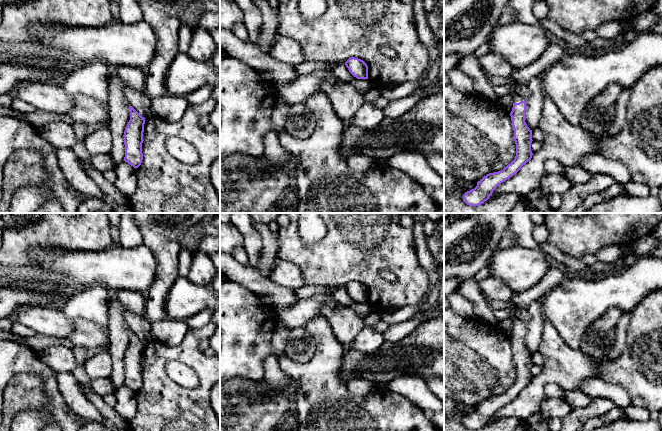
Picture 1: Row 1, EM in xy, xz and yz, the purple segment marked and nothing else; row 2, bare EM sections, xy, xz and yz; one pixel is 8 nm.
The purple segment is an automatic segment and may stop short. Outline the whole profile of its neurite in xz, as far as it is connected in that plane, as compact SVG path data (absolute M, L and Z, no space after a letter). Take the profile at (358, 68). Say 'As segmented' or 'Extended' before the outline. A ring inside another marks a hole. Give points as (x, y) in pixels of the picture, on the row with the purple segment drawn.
As segmented. M351 57L345 62L345 65L357 79L368 79L368 66L363 60Z

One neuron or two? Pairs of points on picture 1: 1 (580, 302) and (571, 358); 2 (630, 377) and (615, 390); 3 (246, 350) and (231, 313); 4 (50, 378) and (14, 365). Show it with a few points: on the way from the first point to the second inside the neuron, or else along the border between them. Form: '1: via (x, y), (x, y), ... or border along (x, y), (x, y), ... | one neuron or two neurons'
1: border along (557, 331), (571, 348), (579, 350) | two neurons
2: border along (607, 381), (621, 385), (626, 390), (631, 403) | two neurons
3: via (239, 341), (231, 333), (231, 322) | one neuron
4: via (41, 369), (34, 365), (23, 365) | one neuron

